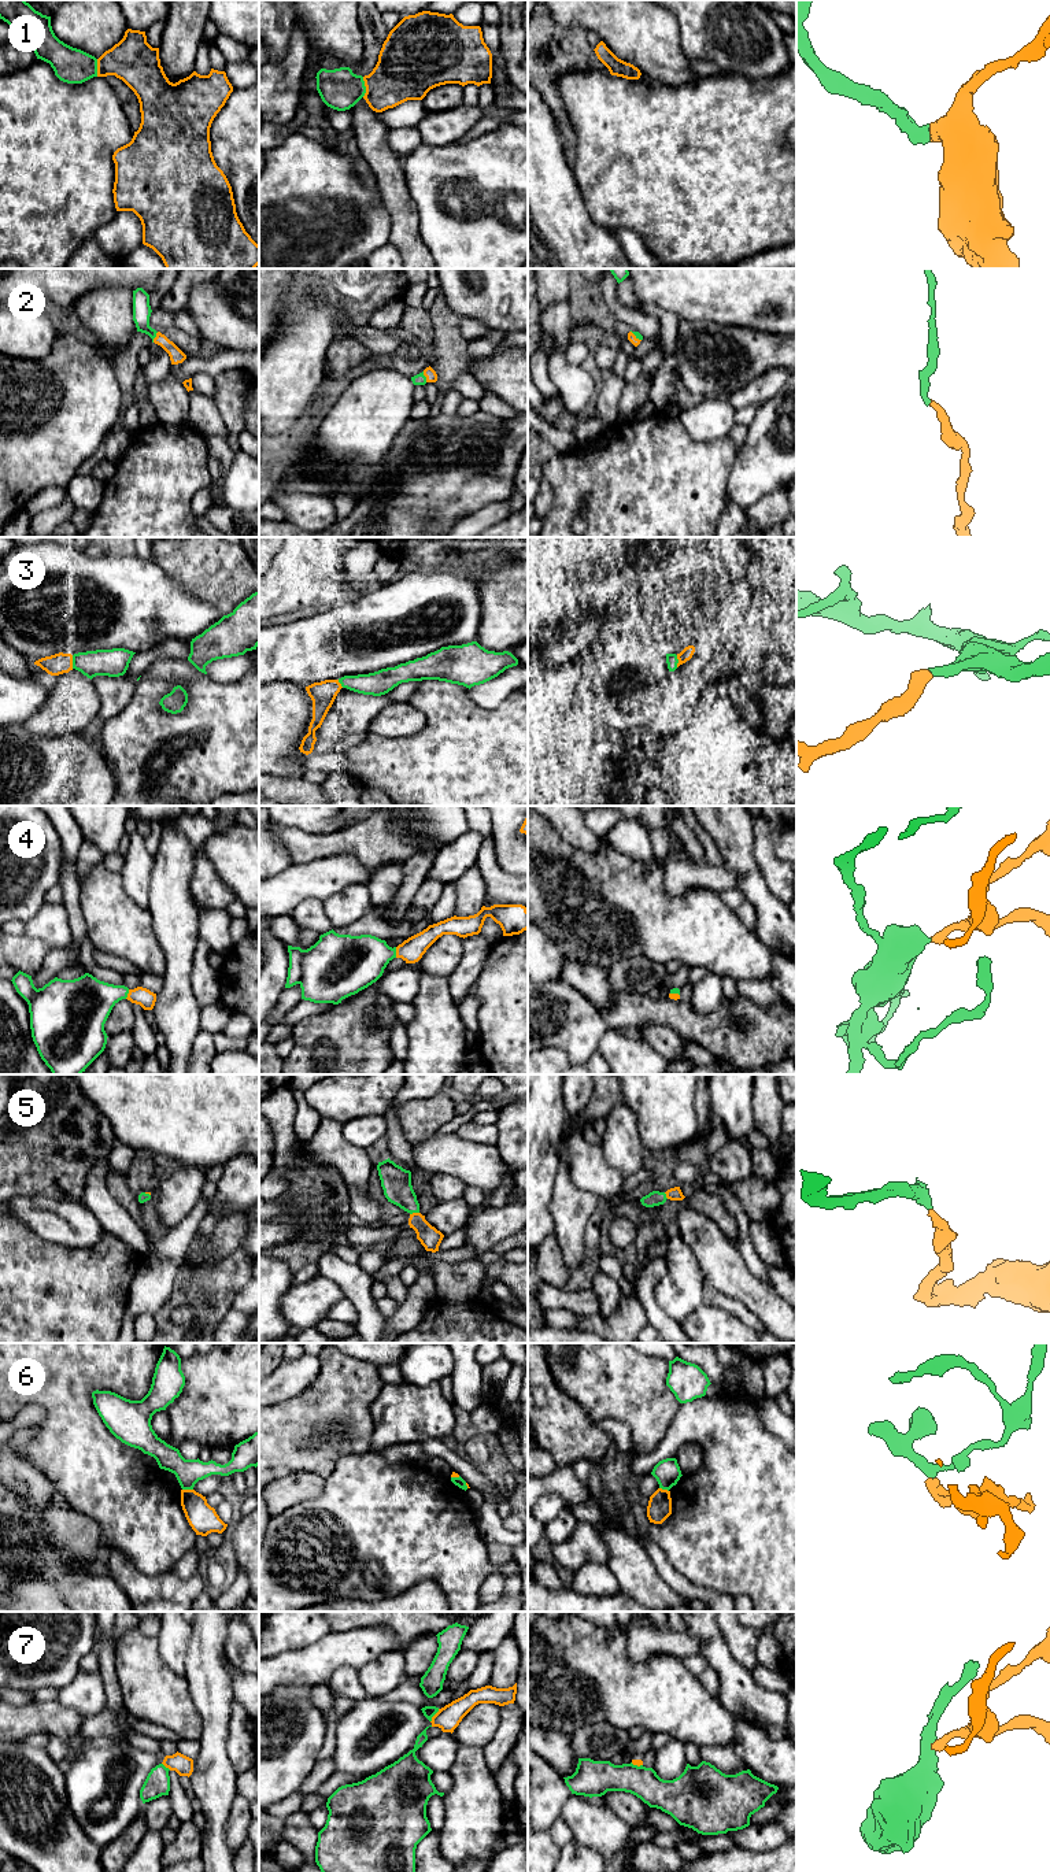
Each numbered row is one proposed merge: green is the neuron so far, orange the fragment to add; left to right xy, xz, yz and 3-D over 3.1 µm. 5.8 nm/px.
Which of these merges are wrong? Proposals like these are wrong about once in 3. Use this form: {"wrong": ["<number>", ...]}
{"wrong": ["6", "7"]}

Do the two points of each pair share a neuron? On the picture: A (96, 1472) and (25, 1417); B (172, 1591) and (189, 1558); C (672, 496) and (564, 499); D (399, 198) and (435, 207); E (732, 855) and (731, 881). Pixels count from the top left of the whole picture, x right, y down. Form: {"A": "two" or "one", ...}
{"A": "two", "B": "two", "C": "one", "D": "two", "E": "two"}

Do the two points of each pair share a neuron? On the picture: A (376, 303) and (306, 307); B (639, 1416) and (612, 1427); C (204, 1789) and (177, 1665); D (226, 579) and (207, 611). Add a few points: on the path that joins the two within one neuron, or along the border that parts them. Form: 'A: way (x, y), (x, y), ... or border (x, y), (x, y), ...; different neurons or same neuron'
A: border (310, 288), (351, 324), (365, 324); different neurons
B: border (592, 1419), (623, 1421), (629, 1431), (633, 1450); different neurons
C: border (189, 1643), (185, 1672), (182, 1675); different neurons
D: border (182, 588), (210, 602), (222, 616); different neurons

